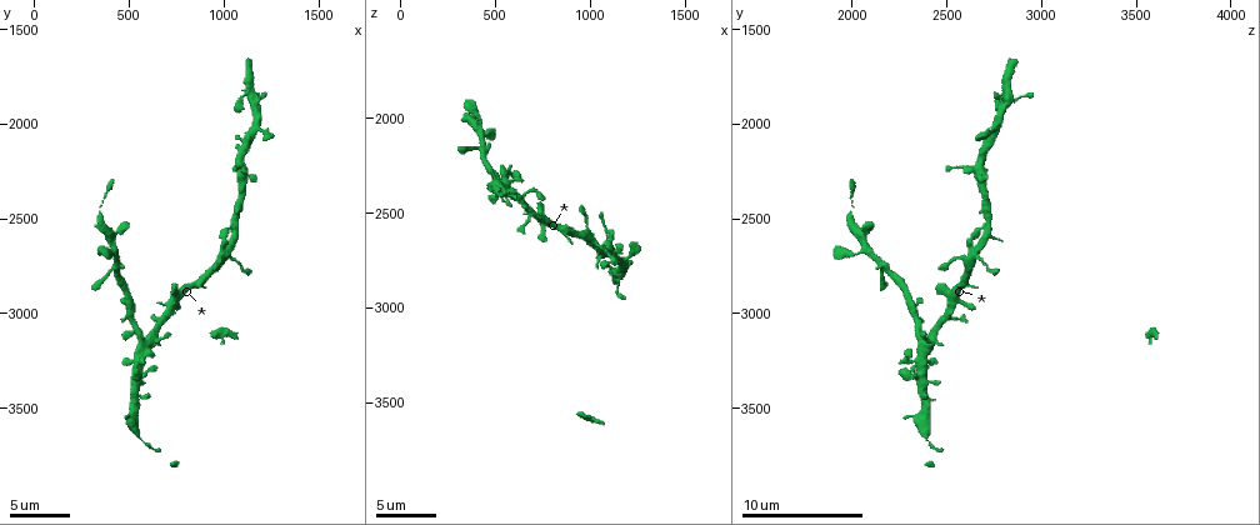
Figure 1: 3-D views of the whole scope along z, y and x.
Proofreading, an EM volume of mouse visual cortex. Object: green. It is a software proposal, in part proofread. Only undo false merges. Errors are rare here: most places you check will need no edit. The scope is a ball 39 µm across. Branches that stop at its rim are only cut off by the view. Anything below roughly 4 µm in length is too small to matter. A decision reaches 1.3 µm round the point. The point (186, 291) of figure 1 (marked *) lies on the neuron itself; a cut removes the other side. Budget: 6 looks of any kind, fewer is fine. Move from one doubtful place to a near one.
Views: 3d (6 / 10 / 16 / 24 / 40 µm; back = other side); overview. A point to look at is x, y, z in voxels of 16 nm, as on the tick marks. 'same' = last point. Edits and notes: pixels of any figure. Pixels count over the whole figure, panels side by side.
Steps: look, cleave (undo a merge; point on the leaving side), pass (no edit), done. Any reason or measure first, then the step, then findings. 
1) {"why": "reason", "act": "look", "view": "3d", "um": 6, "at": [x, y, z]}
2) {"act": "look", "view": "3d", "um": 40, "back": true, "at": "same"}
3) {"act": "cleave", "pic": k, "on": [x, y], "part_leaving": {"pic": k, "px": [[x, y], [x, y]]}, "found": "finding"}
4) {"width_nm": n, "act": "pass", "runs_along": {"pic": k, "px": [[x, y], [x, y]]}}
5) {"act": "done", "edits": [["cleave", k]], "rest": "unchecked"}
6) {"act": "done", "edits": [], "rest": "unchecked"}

{"why": "a fork", "act": "look", "view": "3d", "um": 16, "at": [1020, 2680, 2650]}

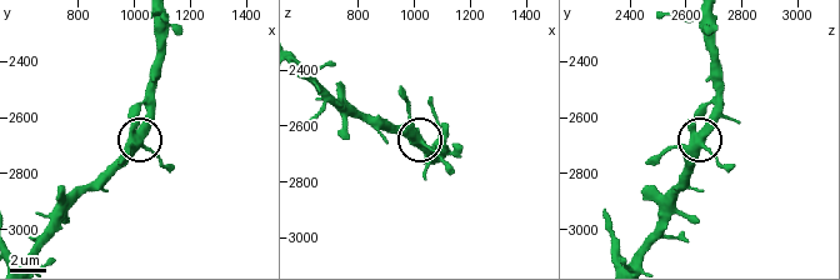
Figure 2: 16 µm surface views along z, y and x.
{"arms": 3, "act": "pass", "runs_along": {"pic": 2, "px": [[360, 115], [413, 134], [426, 163]]}, "found": "all the same neuron"}

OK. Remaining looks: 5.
{"why": "two arms in line, one across", "act": "look", "view": "3d", "um": 10, "at": [1160, 1900, 2790]}

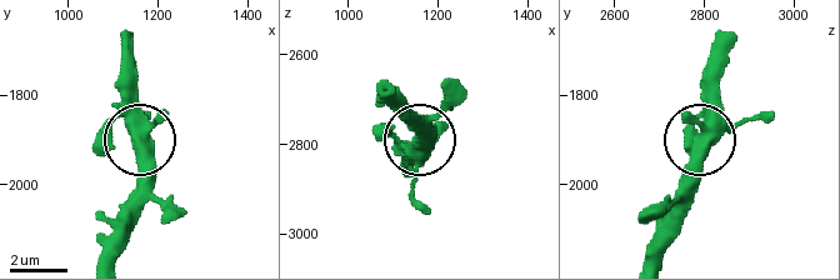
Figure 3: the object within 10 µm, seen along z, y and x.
{"act": "look", "view": "3d", "um": 6, "at": [1155, 1900, 2790]}

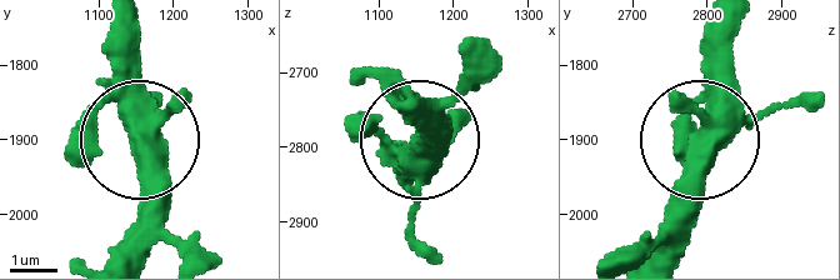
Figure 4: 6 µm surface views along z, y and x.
{"arms": 3, "act": "pass", "runs_along": {"pic": 4, "px": [[113, 251], [140, 204], [129, 24]]}, "found": "continuous, no second neuron"}

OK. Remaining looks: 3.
{"why": "three-way junction", "act": "look", "view": "3d", "um": 6, "at": [570, 3120, 2360]}

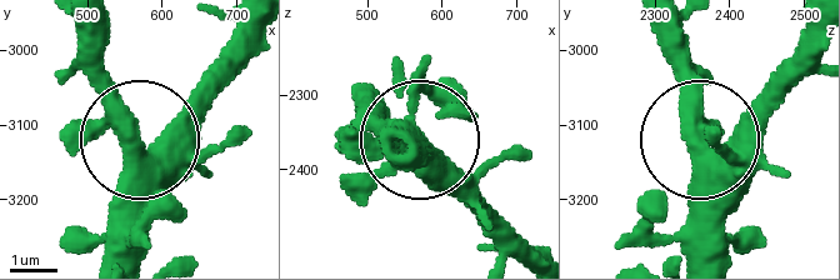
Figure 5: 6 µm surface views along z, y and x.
{"act": "look", "view": "3d", "um": 6, "back": true, "at": [555, 3120, 2350]}

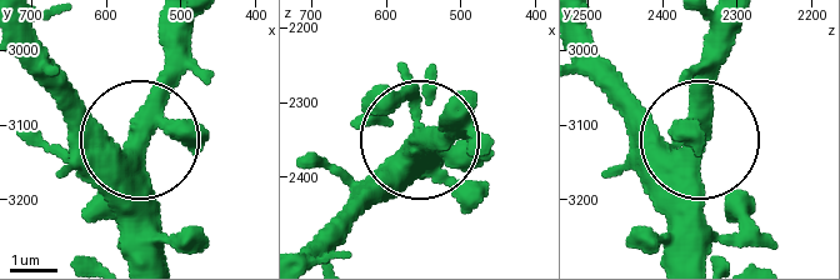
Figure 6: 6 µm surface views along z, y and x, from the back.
{"width_nm": 370, "act": "pass", "found": "all the same neuron"}

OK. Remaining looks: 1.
{"act": "done", "edits": [], "rest": "unchecked"}

